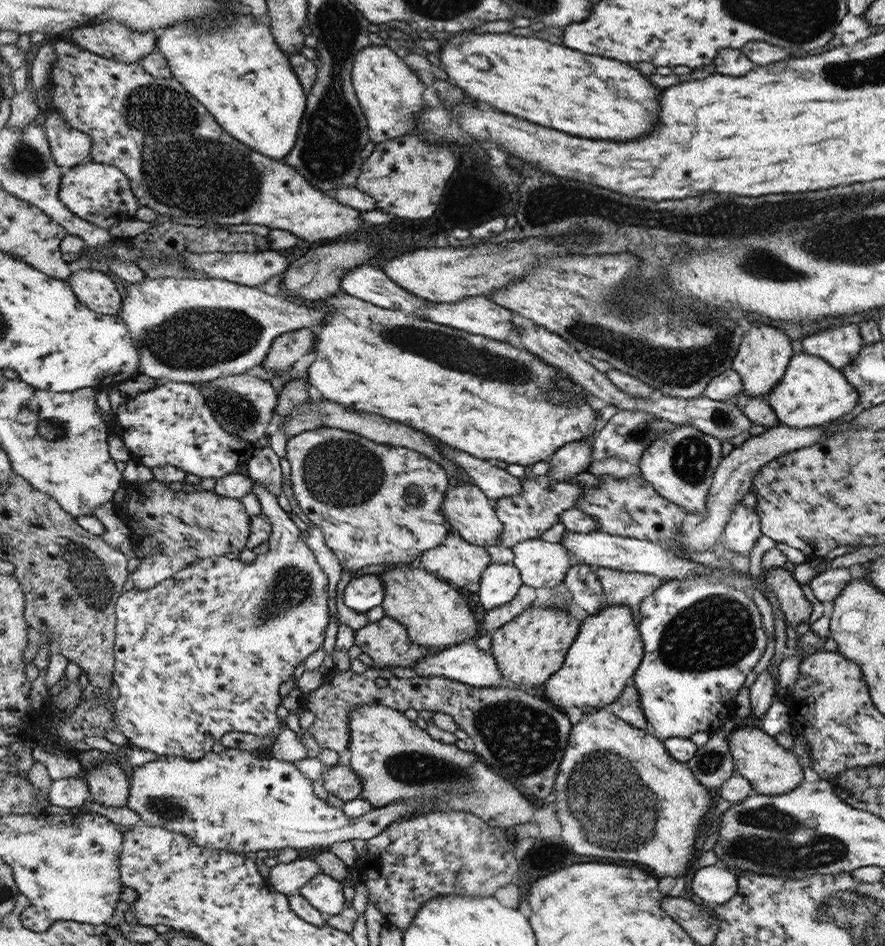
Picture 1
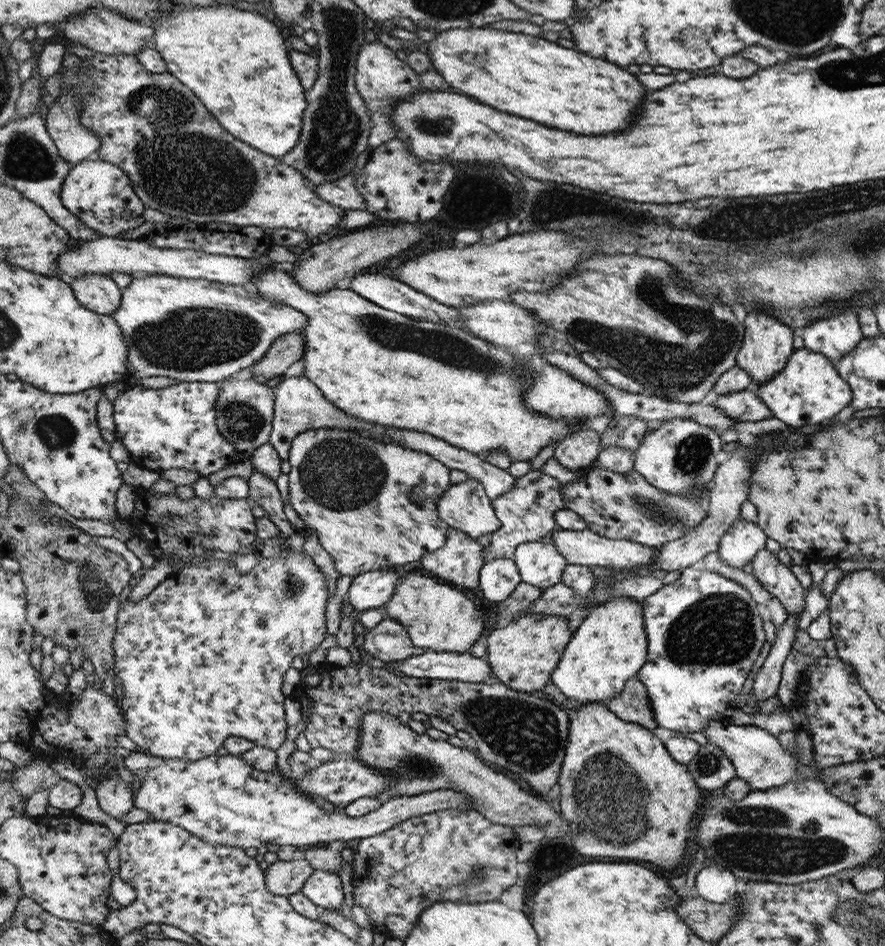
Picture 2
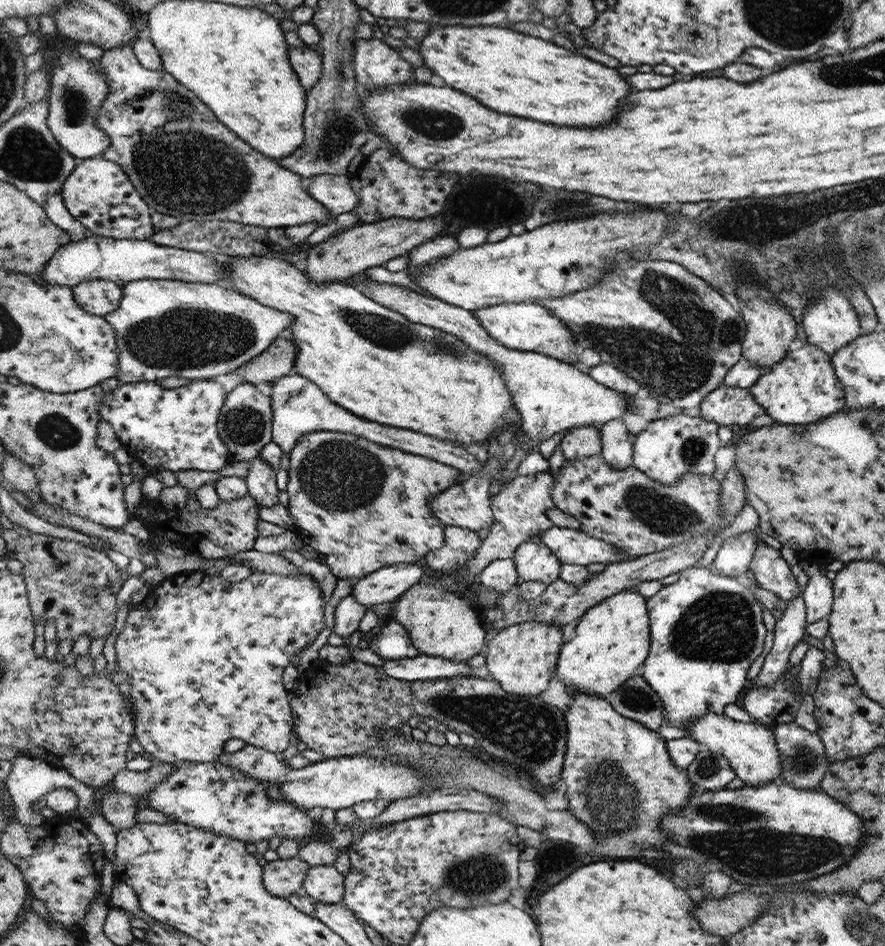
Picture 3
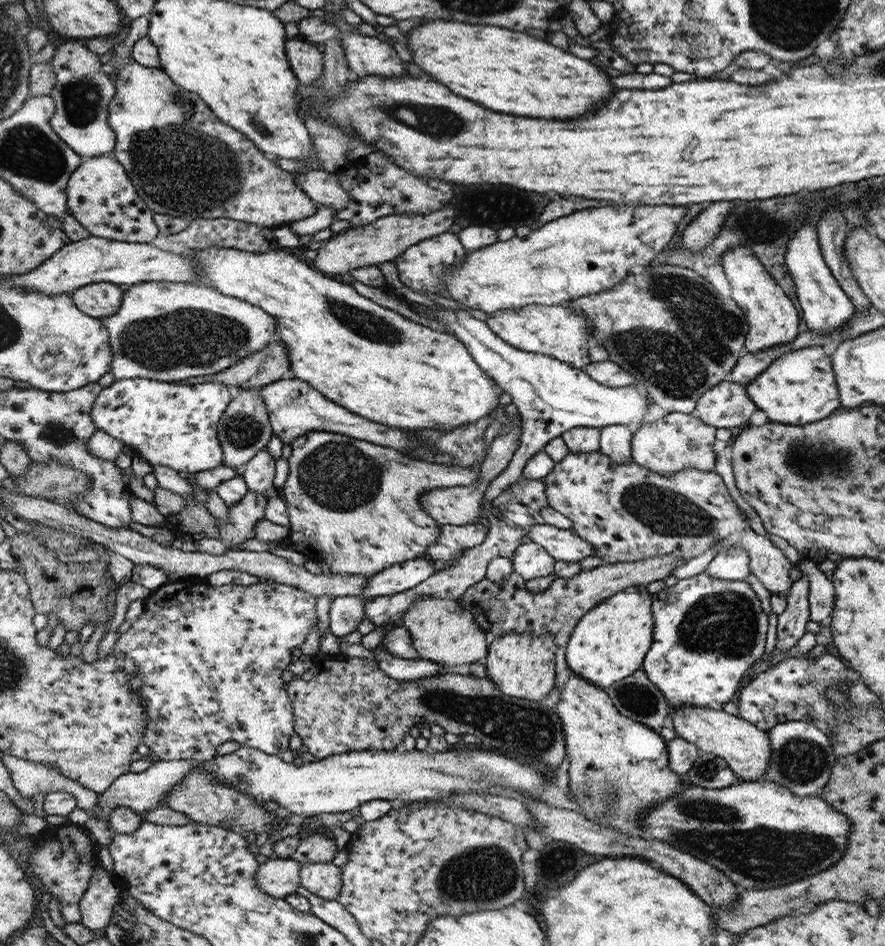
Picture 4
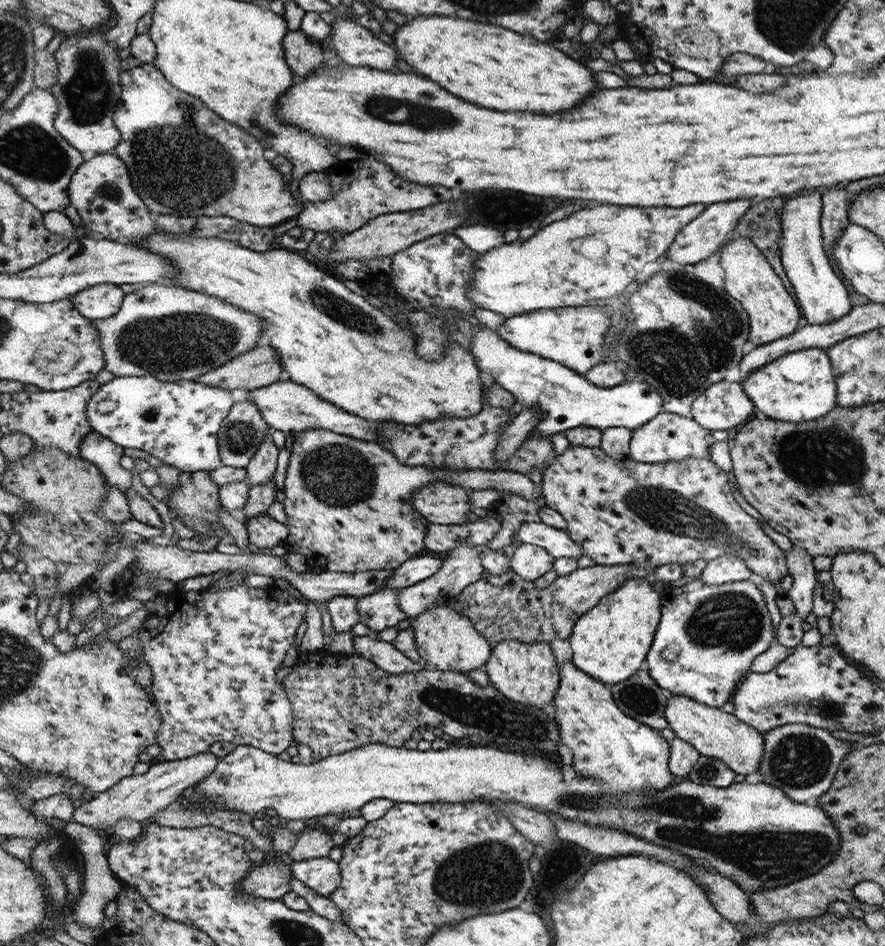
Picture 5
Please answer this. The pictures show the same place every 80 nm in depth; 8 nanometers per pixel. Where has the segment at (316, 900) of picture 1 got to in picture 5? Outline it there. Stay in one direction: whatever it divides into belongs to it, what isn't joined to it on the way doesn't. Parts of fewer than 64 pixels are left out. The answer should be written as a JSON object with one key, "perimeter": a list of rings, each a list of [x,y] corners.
{"perimeter":[[[330,857],[290,862],[294,876],[318,894],[329,897],[340,888],[338,863]]]}

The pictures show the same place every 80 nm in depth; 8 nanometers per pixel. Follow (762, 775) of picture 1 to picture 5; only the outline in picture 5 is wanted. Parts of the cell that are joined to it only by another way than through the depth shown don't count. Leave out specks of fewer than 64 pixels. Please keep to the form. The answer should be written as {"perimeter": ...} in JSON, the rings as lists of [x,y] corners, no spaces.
{"perimeter":[[[671,694],[666,703],[665,717],[675,736],[691,744],[701,756],[725,761],[737,775],[745,777],[759,770],[764,754],[764,733],[752,728],[734,713],[726,713],[721,708],[708,706],[689,696]]]}

